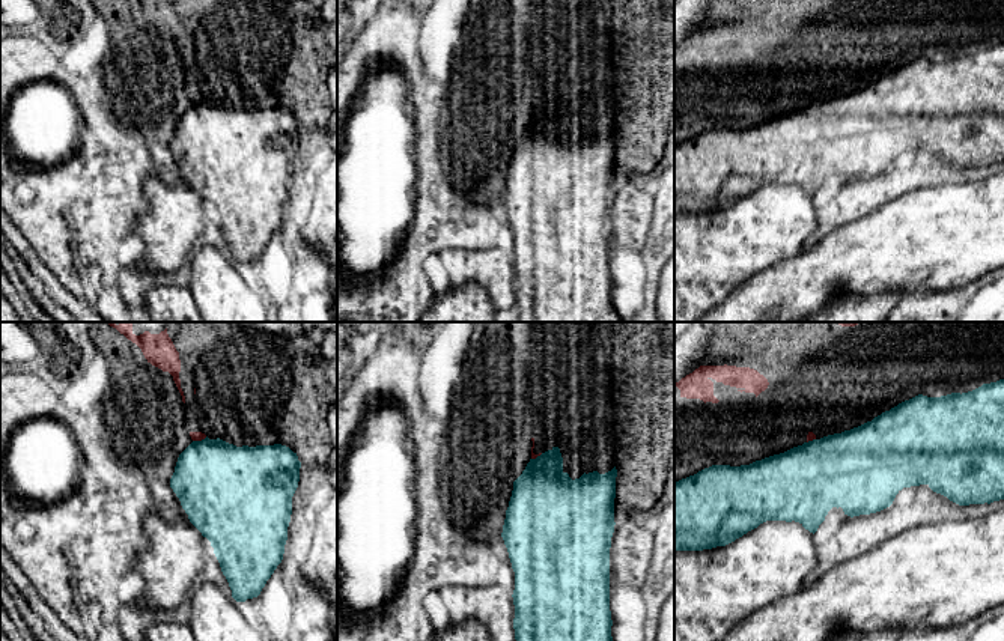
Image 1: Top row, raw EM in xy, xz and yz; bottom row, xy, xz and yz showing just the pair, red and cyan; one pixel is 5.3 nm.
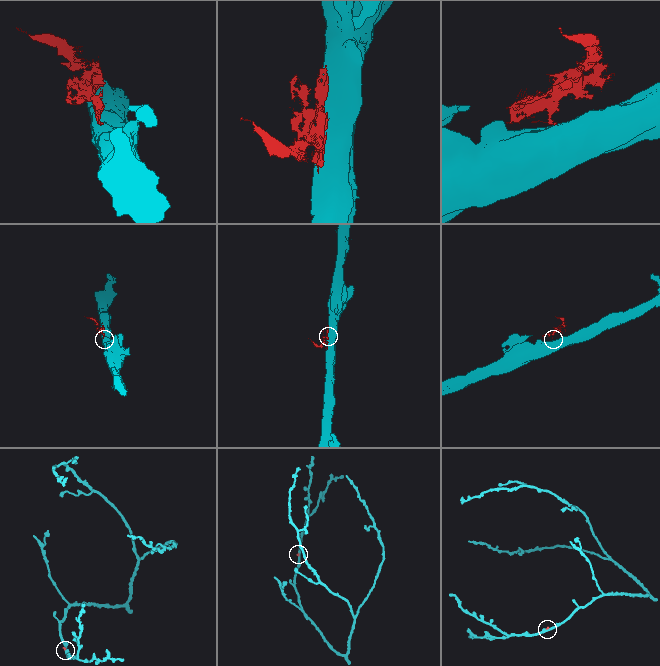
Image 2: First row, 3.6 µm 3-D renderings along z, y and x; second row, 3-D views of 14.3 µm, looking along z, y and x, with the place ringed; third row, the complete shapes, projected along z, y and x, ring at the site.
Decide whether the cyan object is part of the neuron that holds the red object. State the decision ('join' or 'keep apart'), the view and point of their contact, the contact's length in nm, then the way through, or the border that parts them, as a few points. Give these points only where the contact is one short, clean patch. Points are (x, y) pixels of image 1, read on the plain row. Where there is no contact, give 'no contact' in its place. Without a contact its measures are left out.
keep apart | xy (199, 103) | 80 nm | along xy (206, 100), (193, 104)

